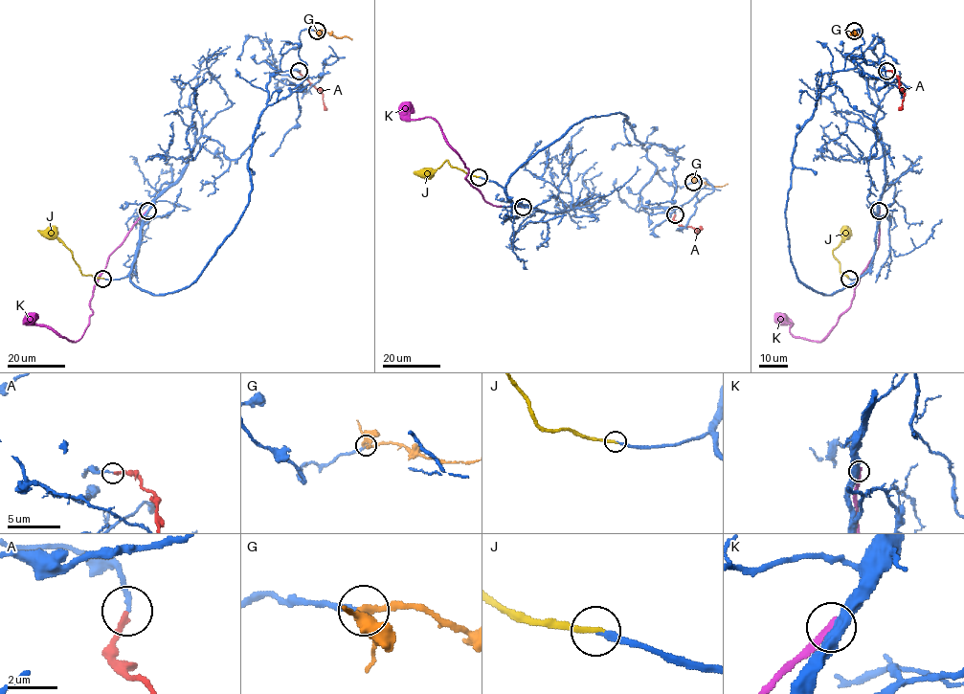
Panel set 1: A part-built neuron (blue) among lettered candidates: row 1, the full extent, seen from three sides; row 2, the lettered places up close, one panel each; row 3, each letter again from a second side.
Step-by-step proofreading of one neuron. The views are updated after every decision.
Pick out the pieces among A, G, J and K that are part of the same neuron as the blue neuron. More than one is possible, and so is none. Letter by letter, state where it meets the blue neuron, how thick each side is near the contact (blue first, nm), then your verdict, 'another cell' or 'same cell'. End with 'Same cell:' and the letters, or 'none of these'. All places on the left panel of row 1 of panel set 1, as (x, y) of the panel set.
A: meets blue at (299, 71); 180 nm thick on the blue side, 190 nm on the other; same cell
G: meets blue at (317, 31); 200 nm thick on the blue side, 260 nm on the other; same cell
J: meets blue at (102, 279); 190 nm thick on the blue side, 240 nm on the other; same cell
K: meets blue at (147, 211); 460 nm thick on the blue side, 260 nm on the other; another cell
Same cell: A, G, J

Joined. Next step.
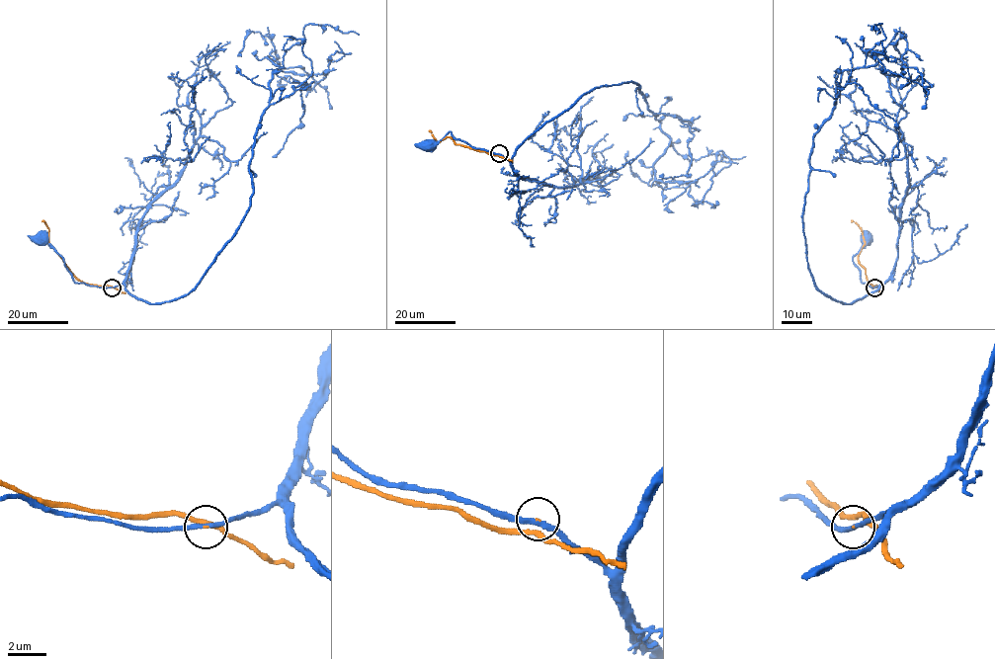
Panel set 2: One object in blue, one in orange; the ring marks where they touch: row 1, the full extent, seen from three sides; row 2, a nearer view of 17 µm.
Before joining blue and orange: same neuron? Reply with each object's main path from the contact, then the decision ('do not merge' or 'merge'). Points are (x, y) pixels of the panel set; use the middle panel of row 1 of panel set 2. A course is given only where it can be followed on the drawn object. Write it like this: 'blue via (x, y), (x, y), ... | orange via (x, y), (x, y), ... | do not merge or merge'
blue via (498, 153), (475, 148), (456, 139), (450, 131), (435, 143), (428, 141) | orange via (498, 153), (490, 154), (456, 145), (450, 137), (437, 143), (430, 130) | do not merge

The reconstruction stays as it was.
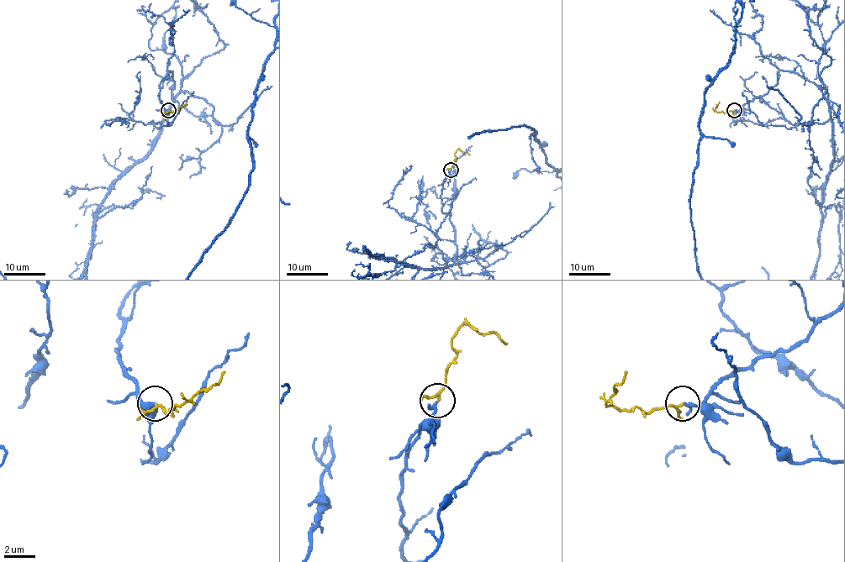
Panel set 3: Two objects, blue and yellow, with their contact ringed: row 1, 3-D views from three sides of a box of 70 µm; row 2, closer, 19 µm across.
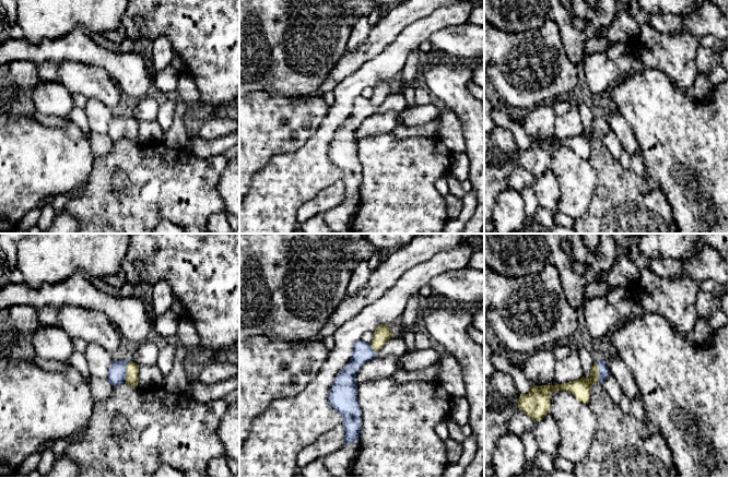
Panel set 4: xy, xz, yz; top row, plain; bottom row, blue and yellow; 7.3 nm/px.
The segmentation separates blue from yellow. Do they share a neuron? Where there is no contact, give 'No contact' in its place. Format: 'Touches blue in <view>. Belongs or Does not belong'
Touches blue in xy. Belongs

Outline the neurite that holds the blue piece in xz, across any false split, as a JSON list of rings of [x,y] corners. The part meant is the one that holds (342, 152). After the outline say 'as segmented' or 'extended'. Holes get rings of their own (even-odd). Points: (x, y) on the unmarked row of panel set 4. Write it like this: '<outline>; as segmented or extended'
[[[379,81],[371,98],[357,96],[350,118],[340,127],[329,146],[329,159],[342,171],[345,186],[344,201],[360,195],[362,166],[357,157],[355,132],[364,119],[374,115],[383,101],[393,92],[389,81]]]; extended

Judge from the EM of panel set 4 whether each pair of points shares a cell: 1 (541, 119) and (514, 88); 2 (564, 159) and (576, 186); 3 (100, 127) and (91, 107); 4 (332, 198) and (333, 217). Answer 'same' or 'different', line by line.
1: different
2: same
3: same
4: different

